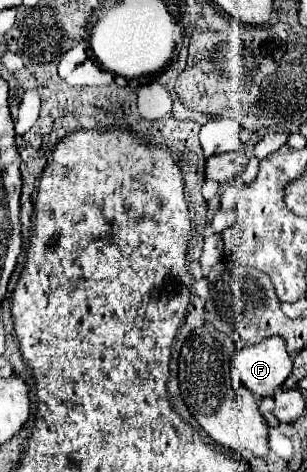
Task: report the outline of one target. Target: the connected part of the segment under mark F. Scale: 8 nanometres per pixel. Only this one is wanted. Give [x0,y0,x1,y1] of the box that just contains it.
[231,337,291,399]

